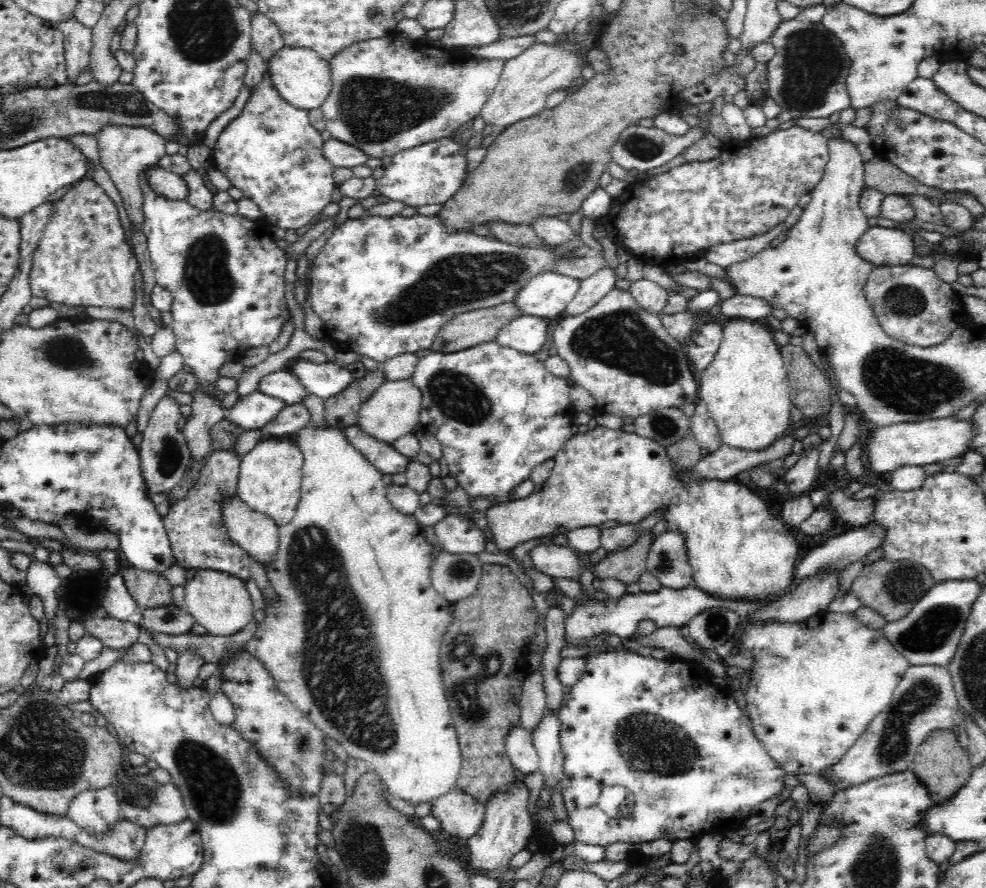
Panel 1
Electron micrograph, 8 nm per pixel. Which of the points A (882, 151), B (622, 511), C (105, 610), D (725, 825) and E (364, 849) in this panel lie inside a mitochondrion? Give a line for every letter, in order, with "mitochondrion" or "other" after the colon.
A: other
B: other
C: other
D: other
E: mitochondrion

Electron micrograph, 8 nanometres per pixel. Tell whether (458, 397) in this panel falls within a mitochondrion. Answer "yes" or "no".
yes

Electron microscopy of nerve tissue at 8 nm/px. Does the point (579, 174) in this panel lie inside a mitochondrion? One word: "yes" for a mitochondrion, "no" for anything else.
yes

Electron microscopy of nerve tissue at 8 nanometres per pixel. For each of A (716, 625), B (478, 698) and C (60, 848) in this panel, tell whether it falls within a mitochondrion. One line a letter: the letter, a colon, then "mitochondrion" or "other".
A: mitochondrion
B: mitochondrion
C: other

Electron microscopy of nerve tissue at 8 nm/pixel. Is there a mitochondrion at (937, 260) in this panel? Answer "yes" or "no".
no

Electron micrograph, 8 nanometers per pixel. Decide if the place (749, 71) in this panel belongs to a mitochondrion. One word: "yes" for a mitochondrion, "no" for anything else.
no

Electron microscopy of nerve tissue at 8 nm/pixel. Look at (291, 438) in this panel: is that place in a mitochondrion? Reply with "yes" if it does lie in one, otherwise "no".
no

